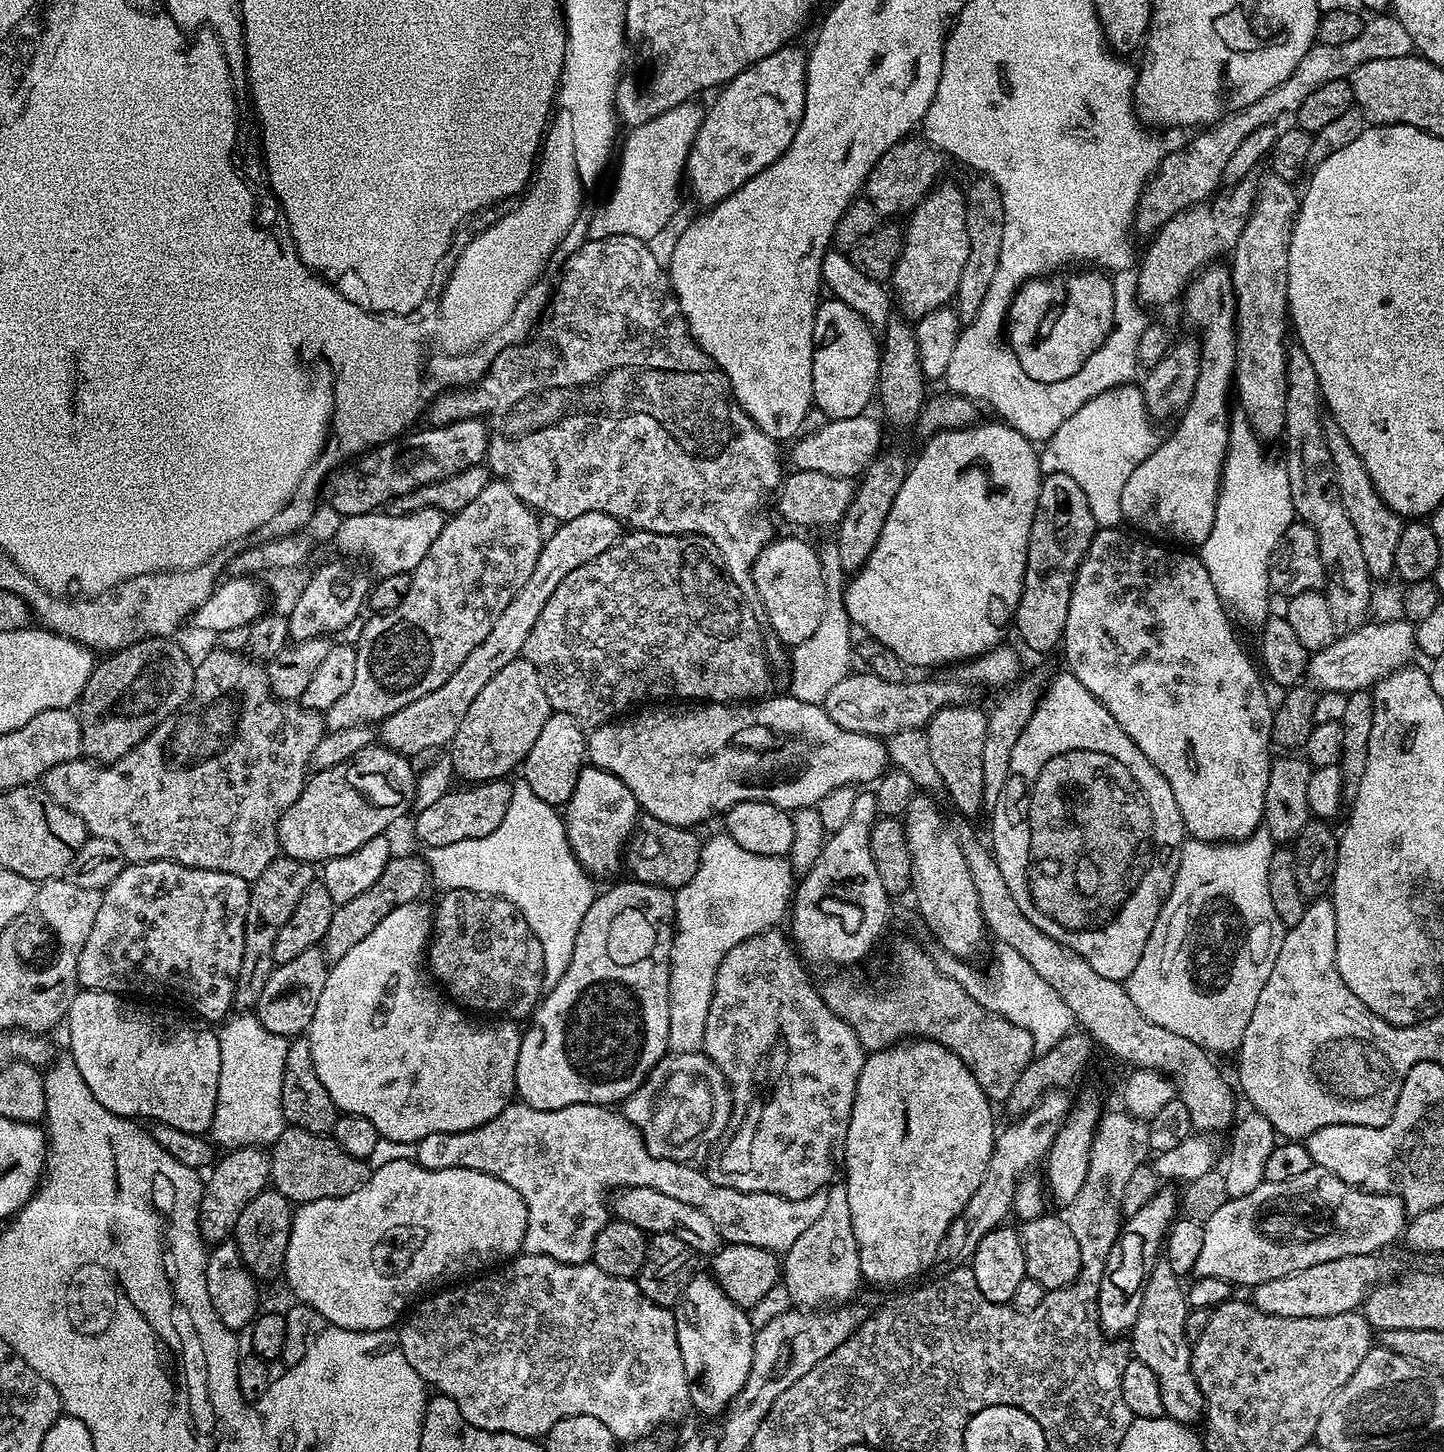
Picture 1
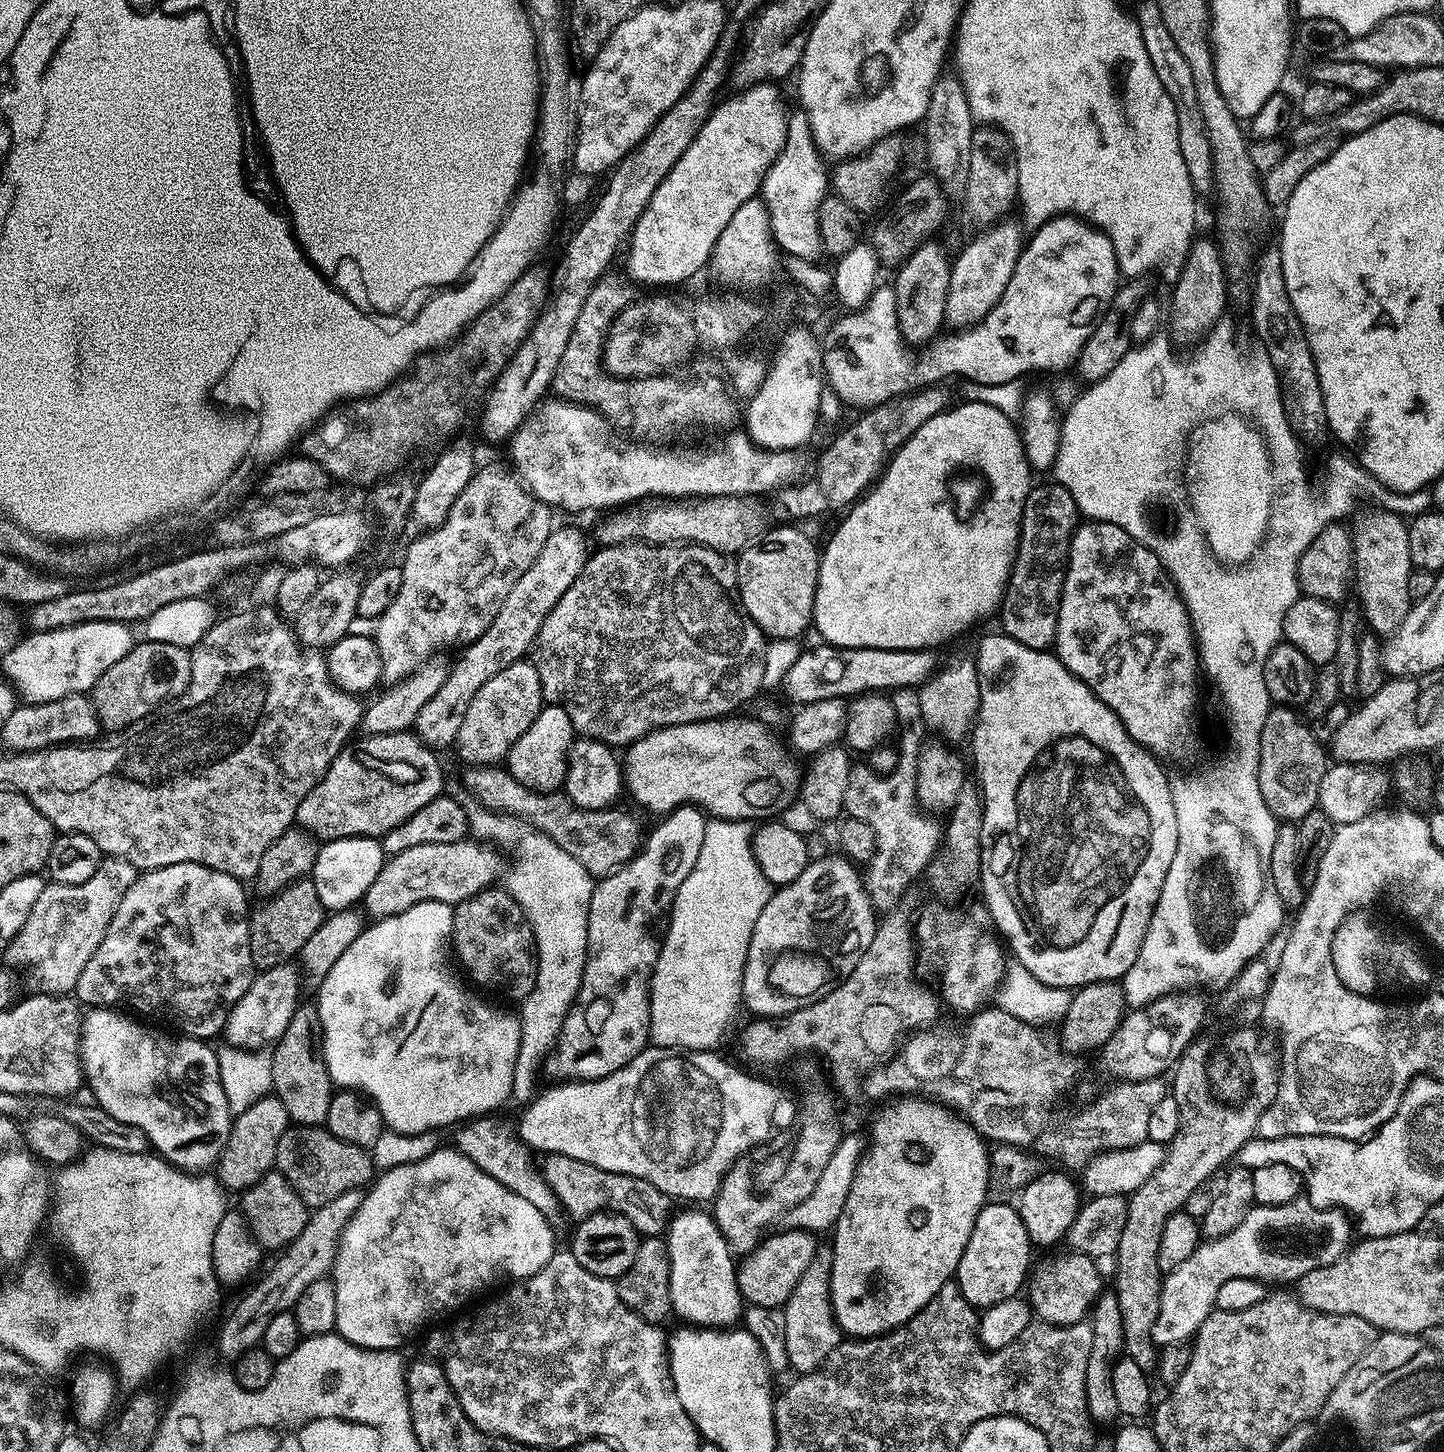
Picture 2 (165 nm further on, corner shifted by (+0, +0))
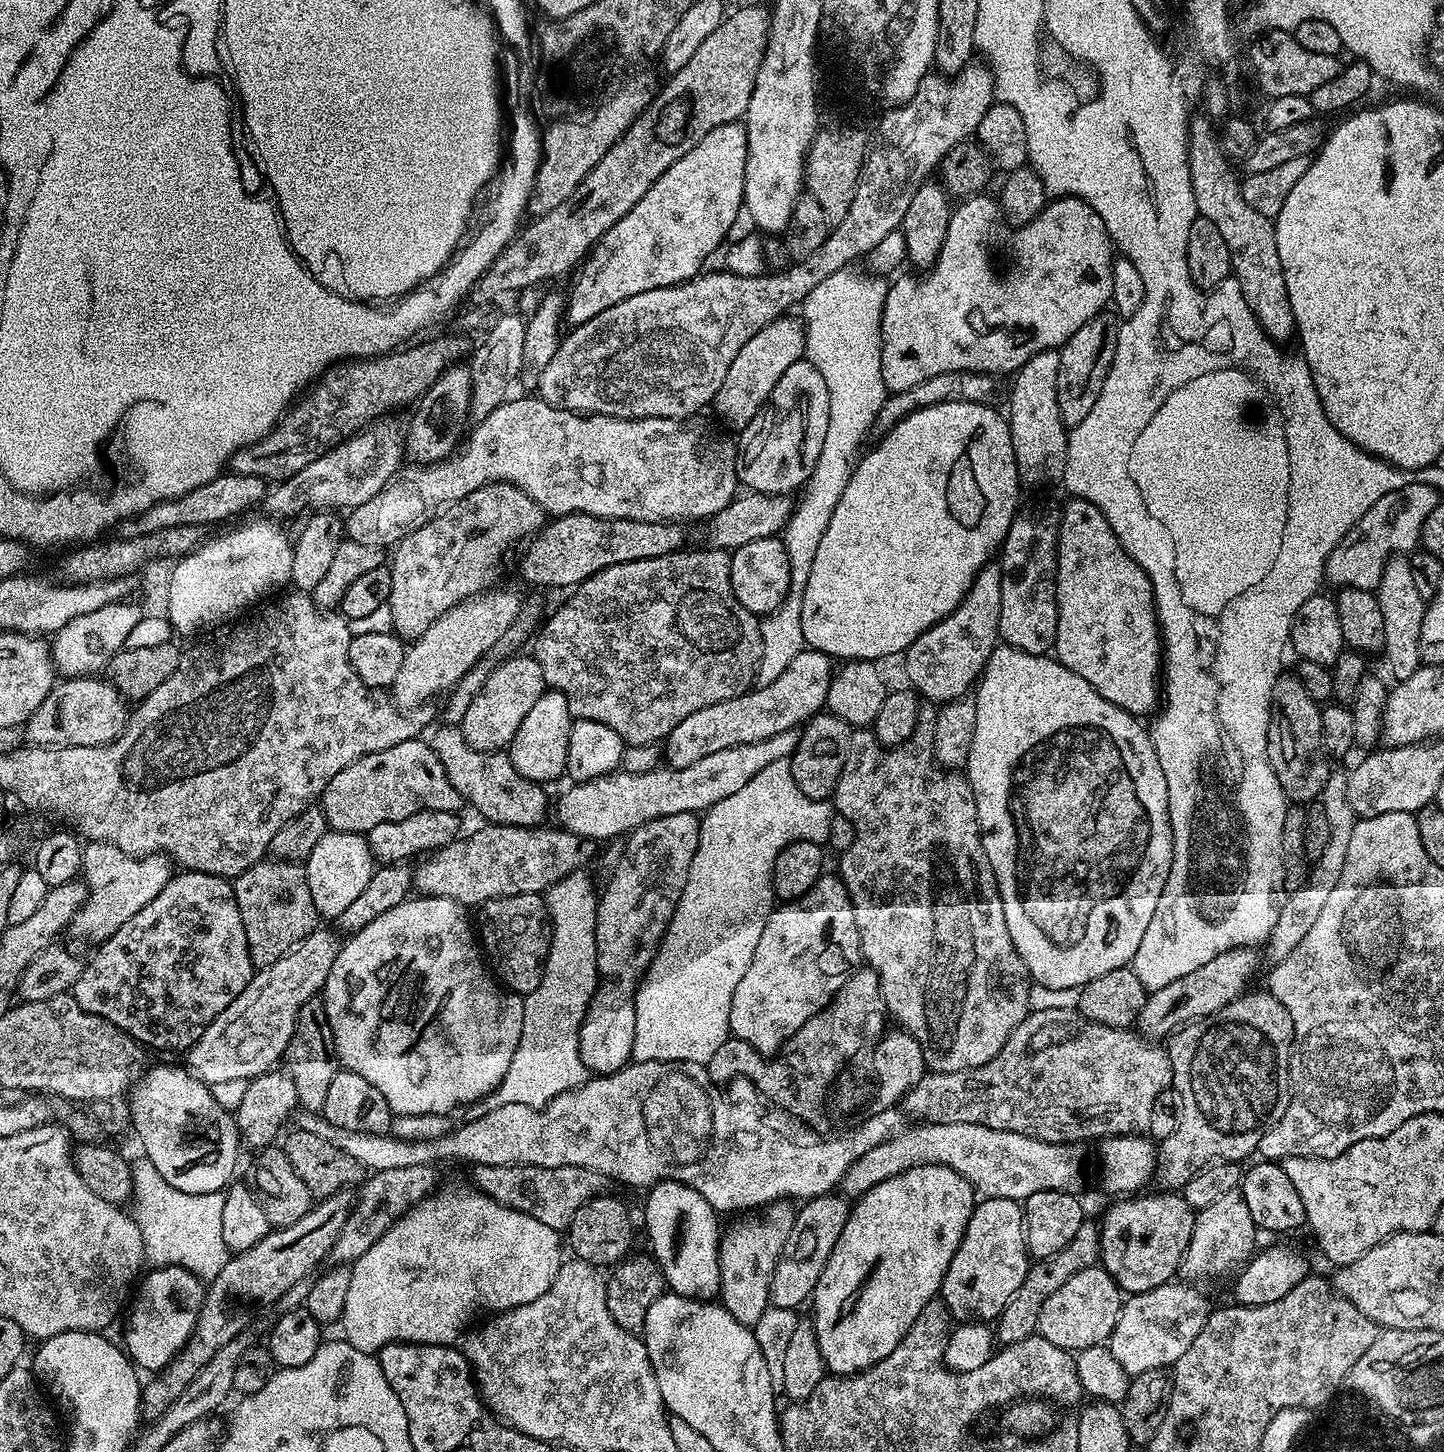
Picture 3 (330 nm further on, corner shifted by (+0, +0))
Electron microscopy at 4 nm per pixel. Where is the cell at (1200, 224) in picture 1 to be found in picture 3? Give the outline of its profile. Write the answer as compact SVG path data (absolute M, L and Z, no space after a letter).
M1101 314L1074 330L1072 337L1059 348L1061 366L1058 368L1058 406L1061 407L1061 417L1069 429L1077 428L1082 418L1090 414L1094 402L1098 402L1098 394L1114 362L1119 333L1117 317Z

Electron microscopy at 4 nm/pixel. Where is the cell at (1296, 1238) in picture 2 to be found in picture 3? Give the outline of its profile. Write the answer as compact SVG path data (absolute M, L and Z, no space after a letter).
M1169 1282L1149 1292L1132 1294L1123 1301L1120 1317L1114 1326L1106 1346L1122 1362L1129 1377L1138 1376L1146 1370L1167 1369L1175 1365L1190 1342L1198 1338L1202 1326L1208 1320L1210 1305L1199 1292L1199 1287L1188 1282Z

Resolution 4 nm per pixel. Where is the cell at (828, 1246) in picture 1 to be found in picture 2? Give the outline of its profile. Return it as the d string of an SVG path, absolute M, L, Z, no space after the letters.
M824 1246L817 1251L810 1266L806 1266L806 1274L798 1278L798 1286L794 1286L794 1294L783 1306L786 1318L786 1354L787 1367L793 1368L793 1373L803 1374L814 1372L823 1364L824 1359L842 1343L842 1333L836 1323L836 1315L832 1313L832 1249Z

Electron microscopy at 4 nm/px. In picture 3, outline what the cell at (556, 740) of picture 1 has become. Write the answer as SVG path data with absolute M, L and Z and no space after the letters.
M546 690L538 702L530 709L530 714L522 718L522 726L518 726L518 734L514 734L506 751L512 759L514 770L527 780L545 782L556 780L566 772L566 746L570 742L570 730L574 717L566 698L561 692Z

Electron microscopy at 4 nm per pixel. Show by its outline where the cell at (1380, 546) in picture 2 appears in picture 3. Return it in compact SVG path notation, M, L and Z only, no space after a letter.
M1407 555L1389 556L1382 578L1374 589L1378 606L1382 608L1382 630L1384 631L1383 659L1388 659L1388 668L1392 671L1393 681L1408 680L1422 667L1420 658L1420 630L1426 602L1414 583L1412 561Z

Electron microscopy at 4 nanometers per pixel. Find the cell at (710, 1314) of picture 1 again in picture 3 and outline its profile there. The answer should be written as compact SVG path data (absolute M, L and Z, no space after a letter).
M662 1180L658 1184L653 1184L650 1191L647 1193L648 1201L644 1204L644 1220L648 1223L648 1240L652 1243L651 1255L654 1257L657 1264L660 1265L660 1271L664 1273L665 1285L675 1295L687 1296L689 1300L698 1300L701 1302L708 1302L713 1299L720 1291L720 1242L722 1239L722 1227L716 1219L718 1213L715 1208L710 1206L710 1202L706 1202L706 1198L702 1198L702 1194L698 1194L698 1190L694 1190L685 1184L679 1184L673 1180Z

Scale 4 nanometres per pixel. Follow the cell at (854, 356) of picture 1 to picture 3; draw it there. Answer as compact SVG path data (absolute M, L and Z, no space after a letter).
M972 194L964 200L960 205L953 207L951 209L949 218L948 218L948 233L944 239L944 245L940 251L940 256L936 259L936 263L932 265L930 271L927 273L928 276L925 280L920 282L916 280L900 280L897 284L894 282L888 284L888 293L884 299L884 312L880 315L880 369L882 370L882 378L884 379L884 387L889 393L901 392L902 390L910 390L914 386L918 386L918 382L926 382L926 378L934 378L934 374L946 374L947 372L953 372L954 370L962 370L963 372L987 372L989 374L1001 374L1000 372L1009 372L1009 374L1015 374L1019 371L1024 363L1032 355L1038 354L1040 351L1046 351L1048 349L1059 349L1066 343L1070 337L1074 334L1074 330L1078 330L1086 322L1090 322L1095 316L1101 315L1105 311L1104 307L1109 307L1111 298L1112 298L1112 262L1114 259L1114 245L1112 243L1111 236L1108 235L1106 226L1102 222L1102 218L1098 218L1098 214L1095 212L1092 207L1089 206L1085 200L1080 200L1077 196L1066 196L1063 198L1053 199L1051 202L1045 203L1043 210L1036 215L1038 217L1038 222L1031 220L1029 224L1023 225L1019 230L1020 232L1012 232L1007 236L1004 233L1004 224L1005 221L1002 219L1002 209L995 199L992 200L988 194Z

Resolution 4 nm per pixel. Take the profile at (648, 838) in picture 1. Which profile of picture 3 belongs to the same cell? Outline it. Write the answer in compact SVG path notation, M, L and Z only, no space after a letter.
M440 726L430 737L430 743L450 786L458 790L461 801L472 803L472 808L480 816L485 816L488 824L509 824L519 828L535 829L550 816L550 800L541 785L527 780L518 770L514 770L507 751L479 752L466 742L466 738L456 726Z

